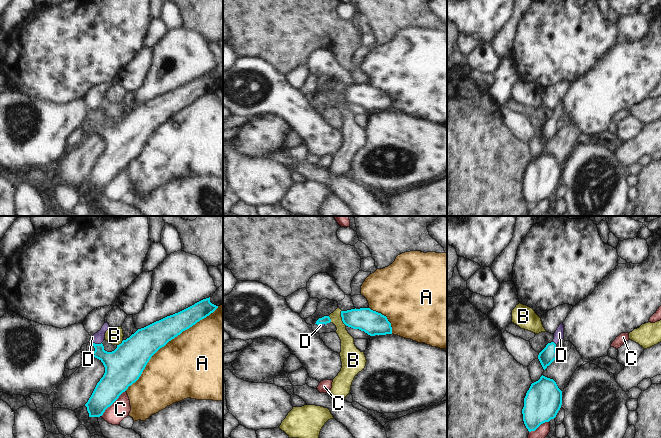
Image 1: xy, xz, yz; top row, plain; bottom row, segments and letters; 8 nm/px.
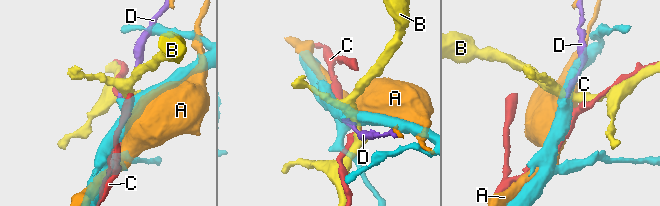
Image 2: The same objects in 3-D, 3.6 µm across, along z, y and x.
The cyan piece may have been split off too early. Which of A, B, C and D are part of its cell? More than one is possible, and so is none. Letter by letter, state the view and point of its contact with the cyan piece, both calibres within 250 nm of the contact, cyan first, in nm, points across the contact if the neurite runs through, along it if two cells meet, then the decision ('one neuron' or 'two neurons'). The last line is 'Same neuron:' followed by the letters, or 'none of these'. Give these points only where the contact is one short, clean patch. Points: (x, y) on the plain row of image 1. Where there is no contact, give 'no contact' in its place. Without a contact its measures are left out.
A: xy (167, 118) | 240/500 nm | two neurons
B: xz (342, 94) | 190/120 nm | along xz (341, 86), (341, 96), (346, 101) | two neurons
C: xy (112, 179) | 260/160 nm | two neurons
D: xy (97, 120) | 260/90 nm | across xy (121, 140), (110, 136), (97, 120), (98, 114) | one neuron
Same neuron: D

